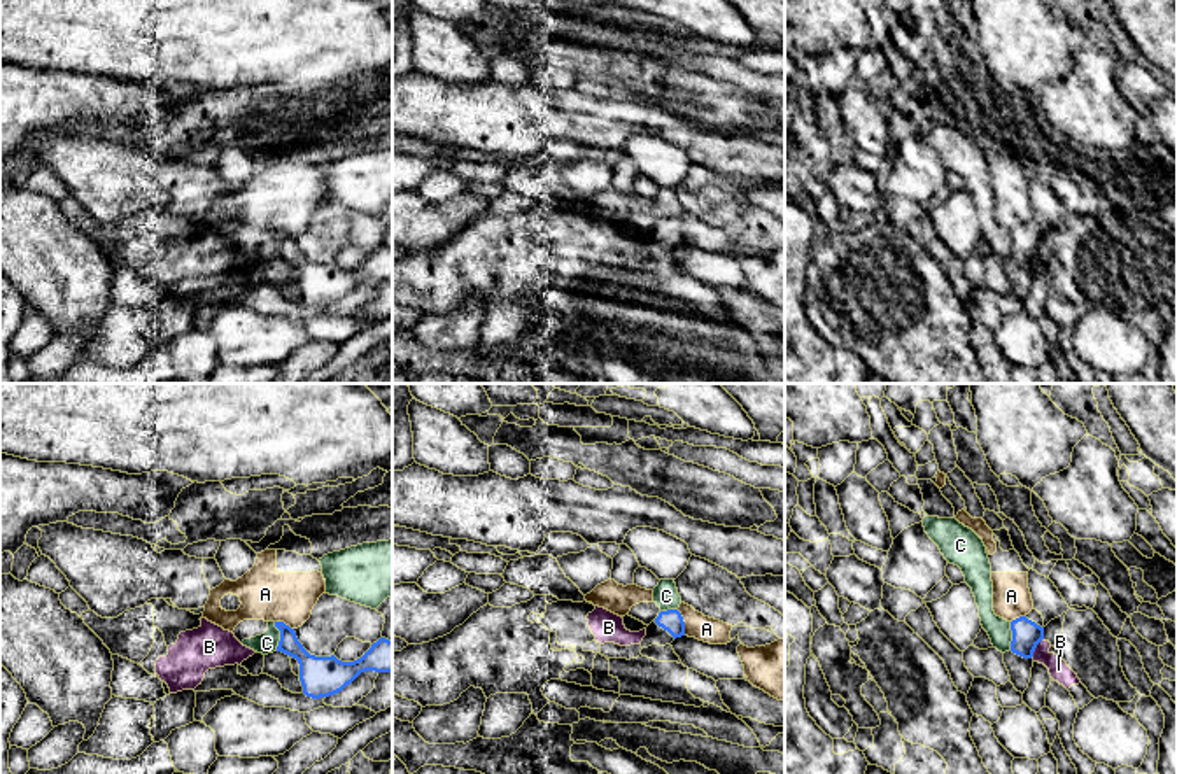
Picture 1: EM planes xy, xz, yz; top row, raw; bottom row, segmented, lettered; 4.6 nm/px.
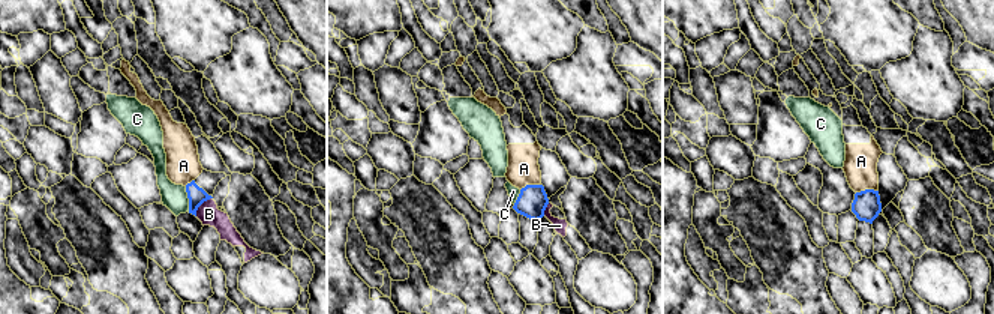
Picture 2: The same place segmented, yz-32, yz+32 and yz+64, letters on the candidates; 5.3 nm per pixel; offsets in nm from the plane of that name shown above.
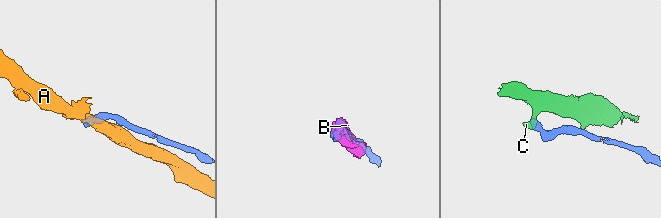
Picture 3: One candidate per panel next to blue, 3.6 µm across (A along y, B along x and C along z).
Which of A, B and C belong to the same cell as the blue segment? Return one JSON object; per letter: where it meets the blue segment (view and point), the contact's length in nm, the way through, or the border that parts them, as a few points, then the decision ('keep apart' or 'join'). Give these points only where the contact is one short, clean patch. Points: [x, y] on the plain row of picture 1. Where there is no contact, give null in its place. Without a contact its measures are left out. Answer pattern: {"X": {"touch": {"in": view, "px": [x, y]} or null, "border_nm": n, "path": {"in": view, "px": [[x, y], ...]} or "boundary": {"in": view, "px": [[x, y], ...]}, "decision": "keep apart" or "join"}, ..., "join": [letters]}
{"A": {"touch": {"in": "xz", "px": [683, 230]}, "border_nm": 130, "boundary": {"in": "xz", "px": [[676, 218], [683, 228], [685, 242]]}, "decision": "keep apart"}, "B": {"touch": {"in": "yz", "px": [1036, 254]}, "border_nm": 110, "boundary": {"in": "yz", "px": [[1043, 246], [1030, 265]]}, "decision": "keep apart"}, "C": {"touch": {"in": "xy", "px": [281, 244]}, "border_nm": 140, "boundary": {"in": "xy", "px": [[274, 230], [279, 239], [277, 258]]}, "decision": "keep apart"}, "join": []}

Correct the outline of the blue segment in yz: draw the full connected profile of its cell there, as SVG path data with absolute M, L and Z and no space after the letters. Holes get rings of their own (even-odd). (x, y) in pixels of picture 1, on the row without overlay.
M1037 217L1011 229L1011 259L1032 266L1037 252L1044 247L1044 226Z

